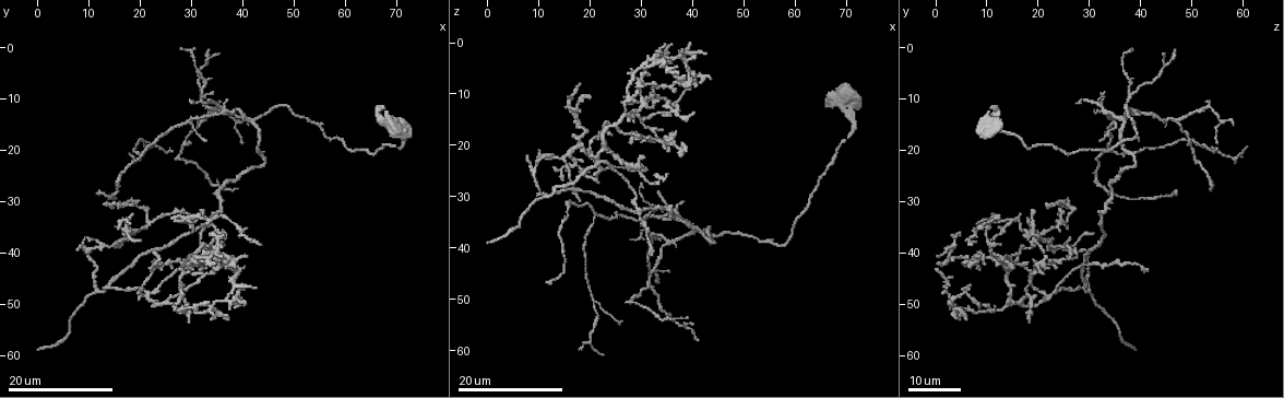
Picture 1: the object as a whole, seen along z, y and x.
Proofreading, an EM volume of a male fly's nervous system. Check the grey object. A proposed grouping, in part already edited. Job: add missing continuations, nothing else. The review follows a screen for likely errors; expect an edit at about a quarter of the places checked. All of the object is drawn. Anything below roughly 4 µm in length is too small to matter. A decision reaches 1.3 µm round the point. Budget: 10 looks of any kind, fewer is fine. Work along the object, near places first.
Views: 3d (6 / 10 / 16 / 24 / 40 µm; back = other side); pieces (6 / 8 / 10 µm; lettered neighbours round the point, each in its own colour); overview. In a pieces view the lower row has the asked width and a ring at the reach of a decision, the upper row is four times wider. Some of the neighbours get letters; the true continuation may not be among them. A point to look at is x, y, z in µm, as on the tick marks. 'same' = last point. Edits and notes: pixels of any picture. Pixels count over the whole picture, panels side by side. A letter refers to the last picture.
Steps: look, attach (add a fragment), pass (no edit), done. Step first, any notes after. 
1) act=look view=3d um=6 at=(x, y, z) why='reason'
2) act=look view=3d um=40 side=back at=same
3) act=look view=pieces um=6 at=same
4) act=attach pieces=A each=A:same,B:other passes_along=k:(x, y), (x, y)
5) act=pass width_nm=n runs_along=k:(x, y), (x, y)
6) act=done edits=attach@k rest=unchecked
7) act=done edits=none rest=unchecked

act=look view=3d um=16 at=(33.5, 10.0, 29.0) why='branch stops here'

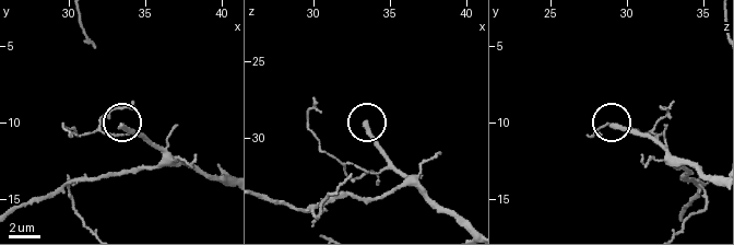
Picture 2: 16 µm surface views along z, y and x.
act=look view=pieces um=6 at=(33.4, 10.4, 29.0)

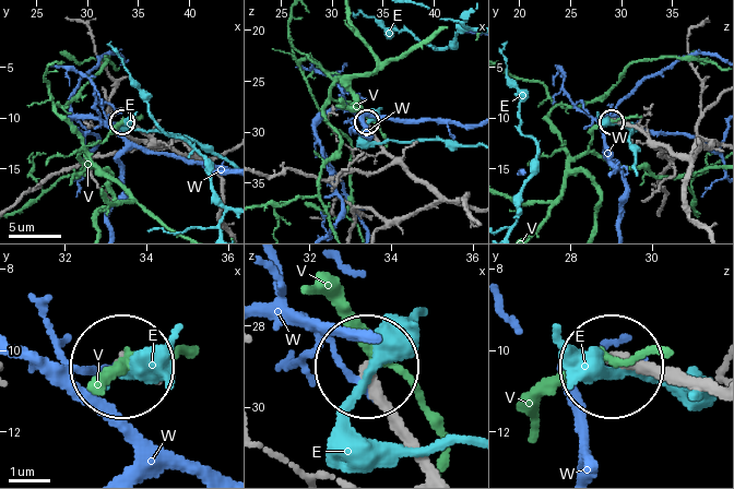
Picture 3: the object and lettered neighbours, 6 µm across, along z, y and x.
act=pass each=E:other,V:other,W:other runs_along=3:(435, 467), (365, 367) found='none of them fits'

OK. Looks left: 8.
act=look view=3d um=16 at=(34.5, 8.5, 33.0) why='tapers out'

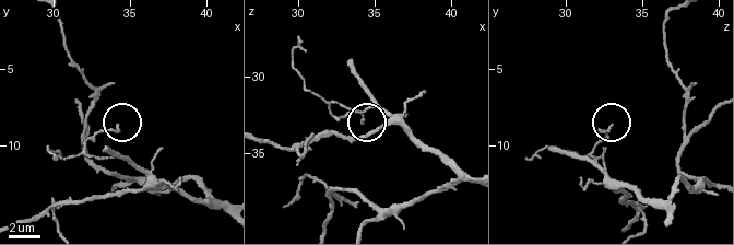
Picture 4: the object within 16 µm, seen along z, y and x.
act=look view=pieces um=10 at=(34.2, 8.6, 33.0)

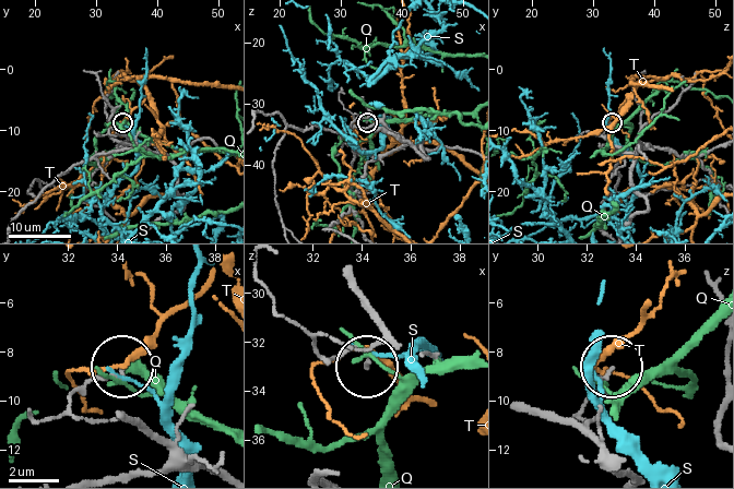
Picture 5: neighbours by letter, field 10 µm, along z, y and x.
act=pass width_nm=120 each=Q:other,S:other,T:other found='none of them fits'

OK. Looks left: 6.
act=look view=3d um=24 at=(33.0, 0.5, 47.0) why='tapers out'

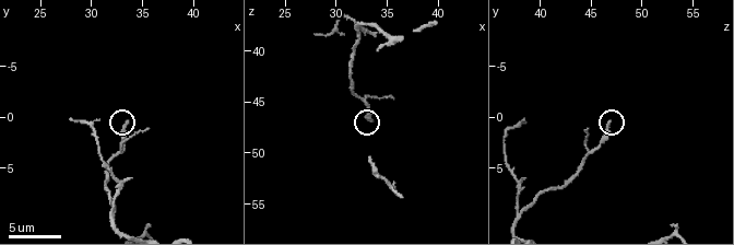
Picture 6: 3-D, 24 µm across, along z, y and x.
act=look view=pieces um=6 at=(33.4, 0.6, 46.8)

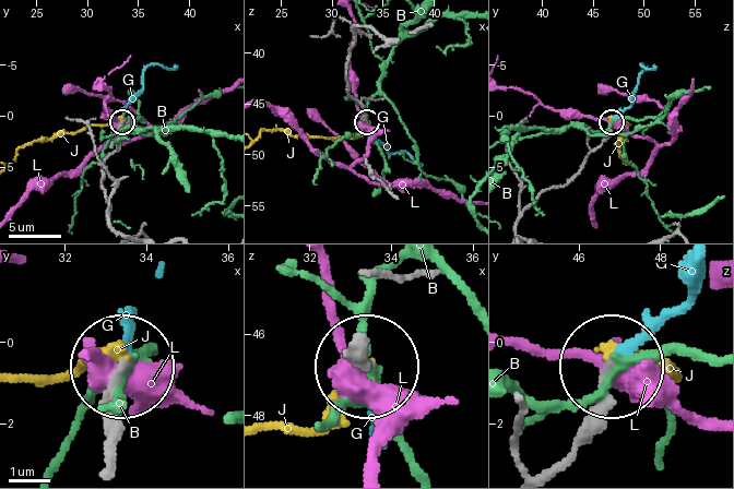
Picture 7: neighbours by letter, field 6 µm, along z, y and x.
act=attach pieces=G width_nm=190 each=B:other,G:same,J:other,L:other found='the neuron continues'

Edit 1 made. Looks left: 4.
act=look view=pieces um=10 at=(28.0, 0.0, 38.4) why='branch stops here'

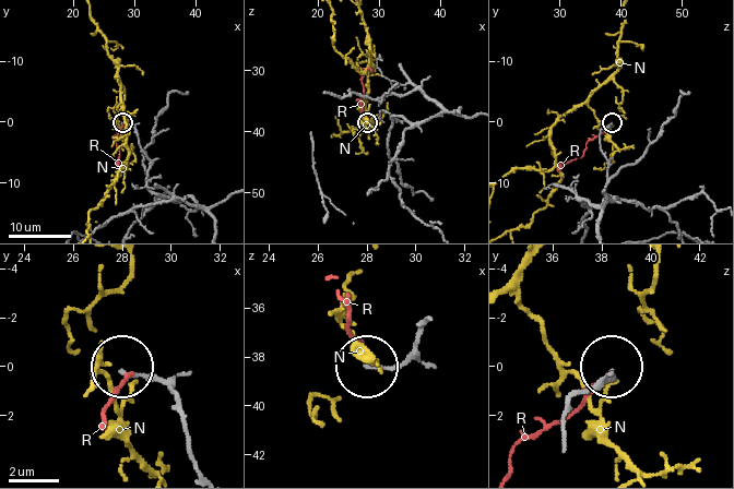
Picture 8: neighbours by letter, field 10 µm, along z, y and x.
act=pass width_nm=150 each=N:other,R:other found='no lettered fragment goes on from it'

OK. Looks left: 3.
act=look view=3d um=6 at=(34.0, 5.8, 38.4) why='free end'

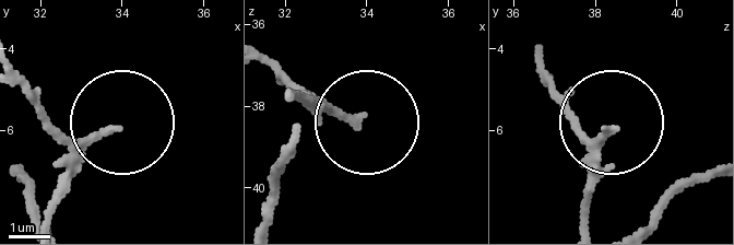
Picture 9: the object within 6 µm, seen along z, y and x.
act=look view=pieces um=10 at=(33.80, 6.00, 38.25) why='what lies round it'

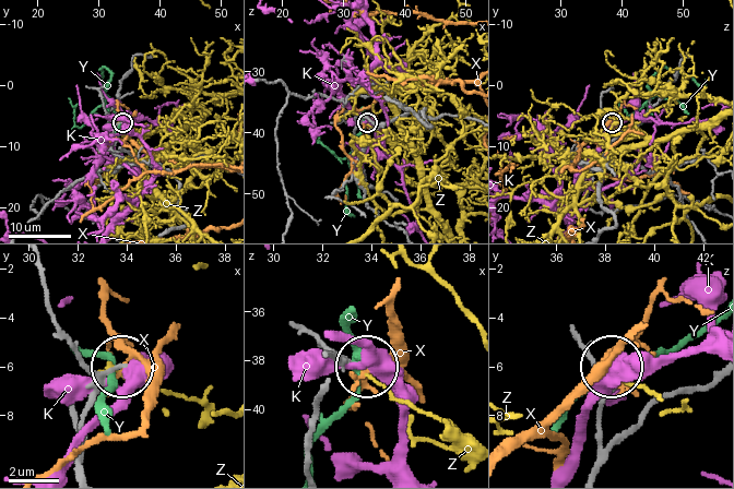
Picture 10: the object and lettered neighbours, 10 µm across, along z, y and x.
act=pass each=K:other,X:other,Y:other,Z:other runs_along=10:(84, 467), (89, 398), (119, 369) found='no lettered fragment goes on from it'

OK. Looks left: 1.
act=done edits=attach@7 rest=unchecked

